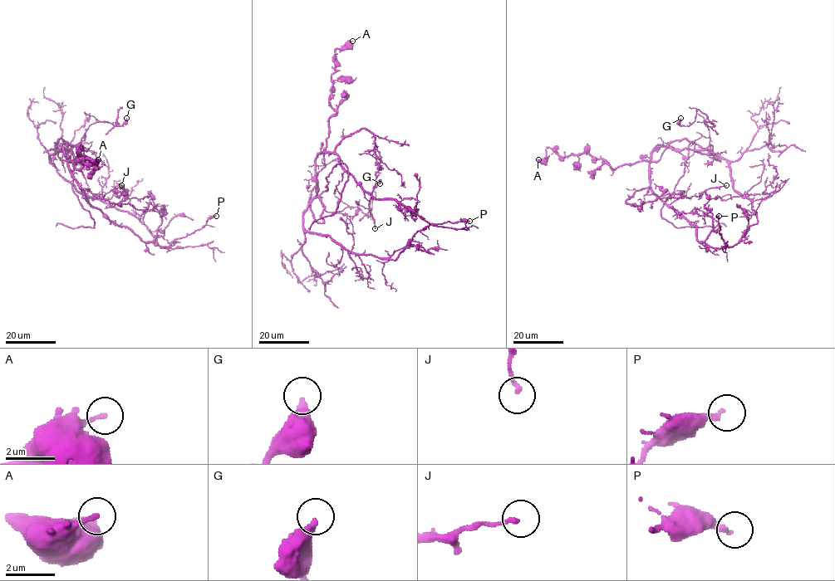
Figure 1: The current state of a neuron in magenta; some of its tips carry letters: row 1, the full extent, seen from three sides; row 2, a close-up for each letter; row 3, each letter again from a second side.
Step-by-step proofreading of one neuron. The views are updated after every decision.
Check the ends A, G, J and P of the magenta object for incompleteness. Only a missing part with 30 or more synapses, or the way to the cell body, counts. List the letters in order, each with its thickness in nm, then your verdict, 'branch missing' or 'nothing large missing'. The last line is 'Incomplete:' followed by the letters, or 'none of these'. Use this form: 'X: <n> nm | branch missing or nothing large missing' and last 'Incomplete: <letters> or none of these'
A: 170 nm | nothing large missing
G: 360 nm | nothing large missing
J: 140 nm | nothing large missing
P: 190 nm | nothing large missing
Incomplete: none of these

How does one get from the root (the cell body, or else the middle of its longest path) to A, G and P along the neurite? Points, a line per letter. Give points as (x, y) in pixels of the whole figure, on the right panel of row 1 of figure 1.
A: (692, 149), (720, 161), (685, 139), (657, 161), (615, 169), (549, 148), (538, 159)
G: (692, 149), (709, 146), (704, 121), (714, 125), (699, 110), (688, 125), (681, 125), (680, 118)
P: (692, 149), (726, 161), (732, 187), (750, 200), (758, 222), (729, 246), (719, 232), (719, 216)

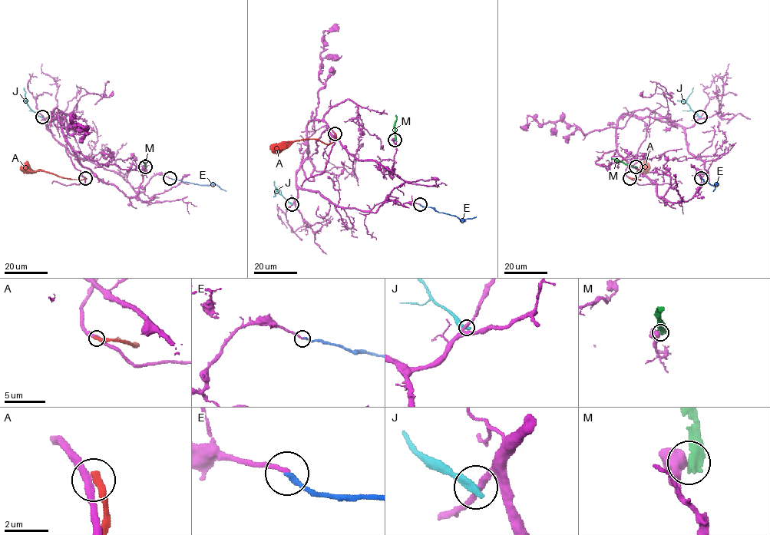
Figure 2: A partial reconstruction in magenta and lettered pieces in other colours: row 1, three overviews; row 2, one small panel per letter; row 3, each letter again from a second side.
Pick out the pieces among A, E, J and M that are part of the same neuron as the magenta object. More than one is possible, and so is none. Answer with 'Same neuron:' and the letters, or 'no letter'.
Same neuron: E

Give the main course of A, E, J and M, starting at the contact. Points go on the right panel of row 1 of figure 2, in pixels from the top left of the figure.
A: (629, 177), (640, 179), (637, 179), (636, 174), (638, 170), (645, 171), (647, 166)
E: (701, 178), (711, 185), (716, 184), (712, 191)
J: (700, 117), (685, 102), (693, 87)
M: (636, 166), (611, 158)

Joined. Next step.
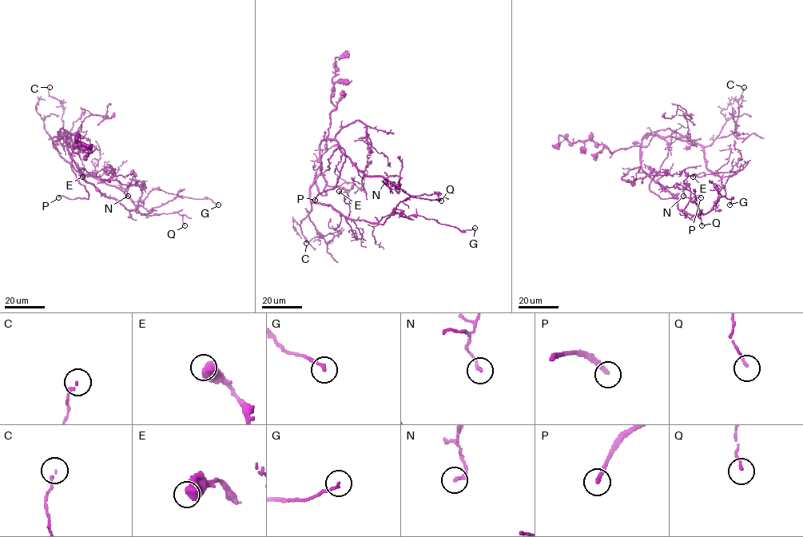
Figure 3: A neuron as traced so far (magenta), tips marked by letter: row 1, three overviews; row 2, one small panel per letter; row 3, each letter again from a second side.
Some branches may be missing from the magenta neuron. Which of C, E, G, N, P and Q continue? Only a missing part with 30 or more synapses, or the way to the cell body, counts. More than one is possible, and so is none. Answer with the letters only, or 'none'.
P

